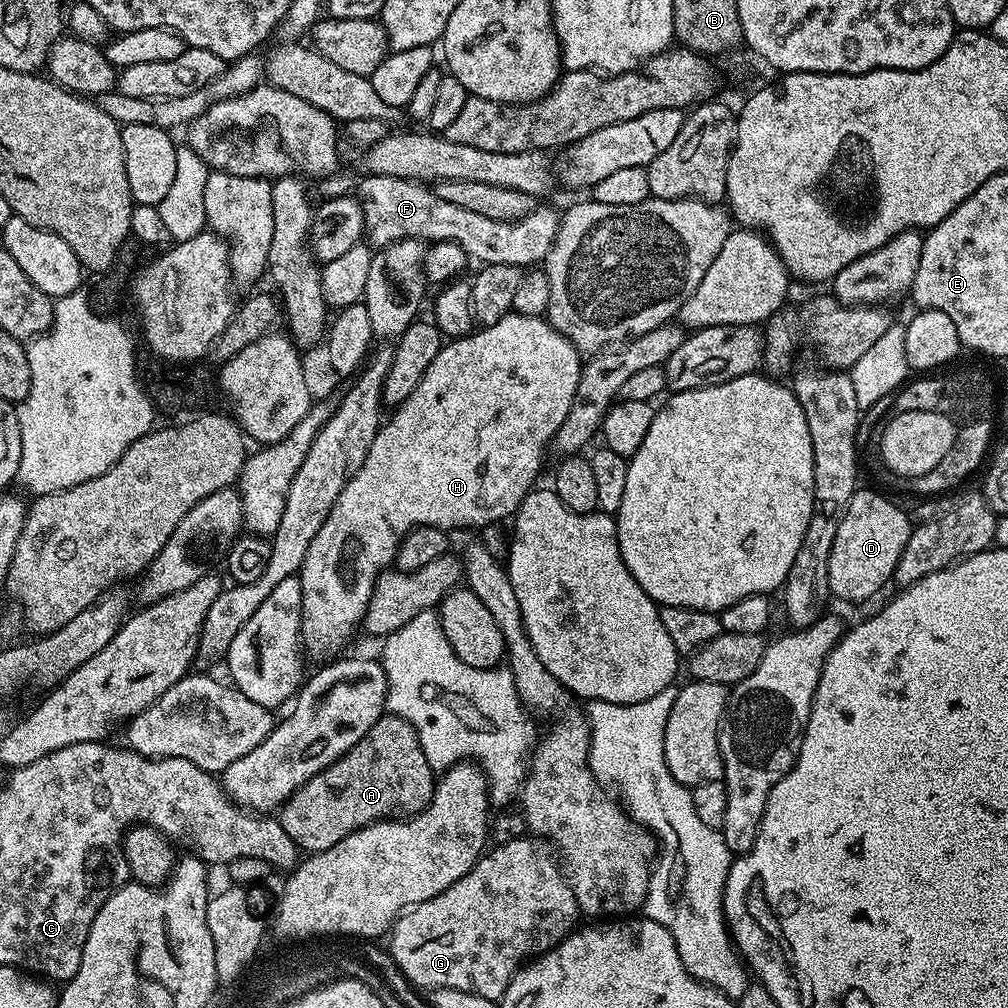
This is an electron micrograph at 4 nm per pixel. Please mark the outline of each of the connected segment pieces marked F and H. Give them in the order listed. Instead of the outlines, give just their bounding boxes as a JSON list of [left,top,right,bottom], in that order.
[[358,174,561,270],[298,311,582,662]]

